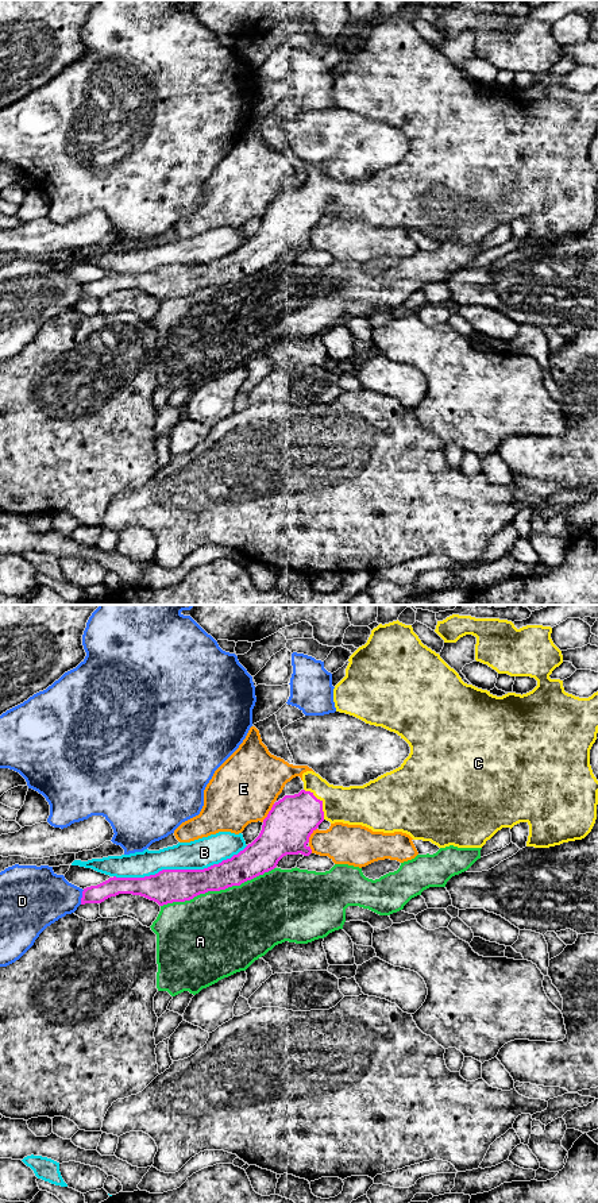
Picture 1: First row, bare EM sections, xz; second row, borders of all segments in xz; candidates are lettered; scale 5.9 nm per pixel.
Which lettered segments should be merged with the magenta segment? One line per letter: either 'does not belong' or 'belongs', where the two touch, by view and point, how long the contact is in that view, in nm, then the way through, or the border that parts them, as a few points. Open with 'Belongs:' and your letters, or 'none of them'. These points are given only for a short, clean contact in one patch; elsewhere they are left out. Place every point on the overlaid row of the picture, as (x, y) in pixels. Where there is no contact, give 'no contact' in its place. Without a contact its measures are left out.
Belongs: C
A: does not belong | xz (218, 890) | 700 nm
B: does not belong | xz (180, 870) | 800 nm
C: belongs | xz (321, 802) | 220 nm
D: does not belong | xz (83, 897) | 90 nm
E: does not belong | xz (269, 813) | 130 nm

